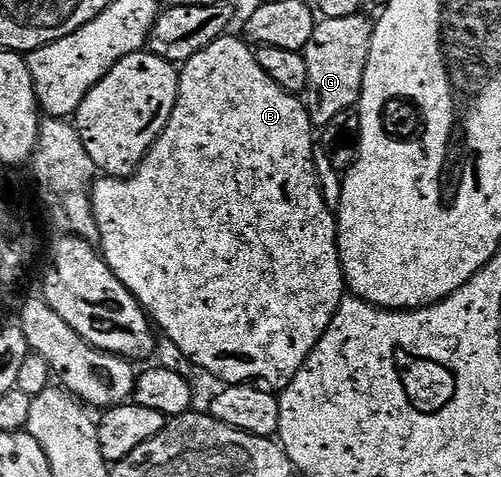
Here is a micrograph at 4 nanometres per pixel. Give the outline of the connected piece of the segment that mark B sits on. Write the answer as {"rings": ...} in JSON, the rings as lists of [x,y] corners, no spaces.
{"rings":[[[227,33],[212,41],[187,63],[181,64],[178,100],[172,109],[172,117],[168,117],[168,125],[158,140],[150,146],[142,163],[130,178],[95,178],[90,196],[92,209],[96,213],[97,246],[102,260],[110,266],[112,273],[116,273],[116,277],[120,277],[132,297],[136,297],[138,304],[150,316],[153,326],[170,340],[171,348],[177,354],[179,351],[181,358],[189,361],[197,370],[199,367],[200,370],[223,379],[223,384],[261,381],[267,388],[281,389],[290,384],[320,337],[324,337],[330,319],[342,304],[347,290],[346,278],[342,275],[342,262],[338,256],[338,221],[318,188],[318,174],[314,168],[316,128],[310,122],[305,102],[297,94],[280,89],[280,85],[276,85],[276,81],[272,81],[272,77],[260,69],[257,54],[252,50],[251,44],[241,38],[233,39],[232,36],[233,34]]]}

